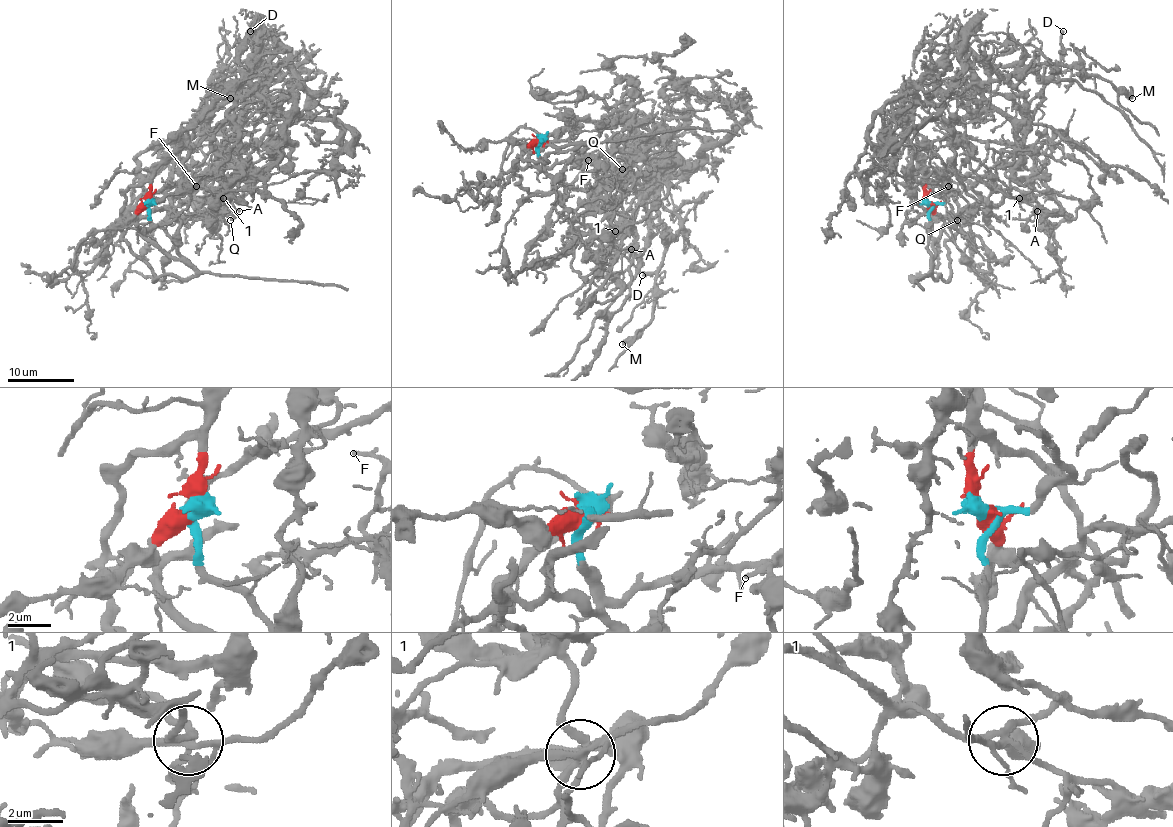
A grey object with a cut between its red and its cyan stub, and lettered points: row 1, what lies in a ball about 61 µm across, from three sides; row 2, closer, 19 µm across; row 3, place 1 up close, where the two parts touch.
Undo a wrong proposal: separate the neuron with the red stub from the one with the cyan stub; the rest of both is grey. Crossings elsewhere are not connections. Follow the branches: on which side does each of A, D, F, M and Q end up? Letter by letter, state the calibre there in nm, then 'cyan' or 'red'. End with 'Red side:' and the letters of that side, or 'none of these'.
A: 190 nm | cyan
D: 240 nm | red
F: 140 nm | cyan
M: 320 nm | red
Q: 90 nm | cyan
Red side: D, M

